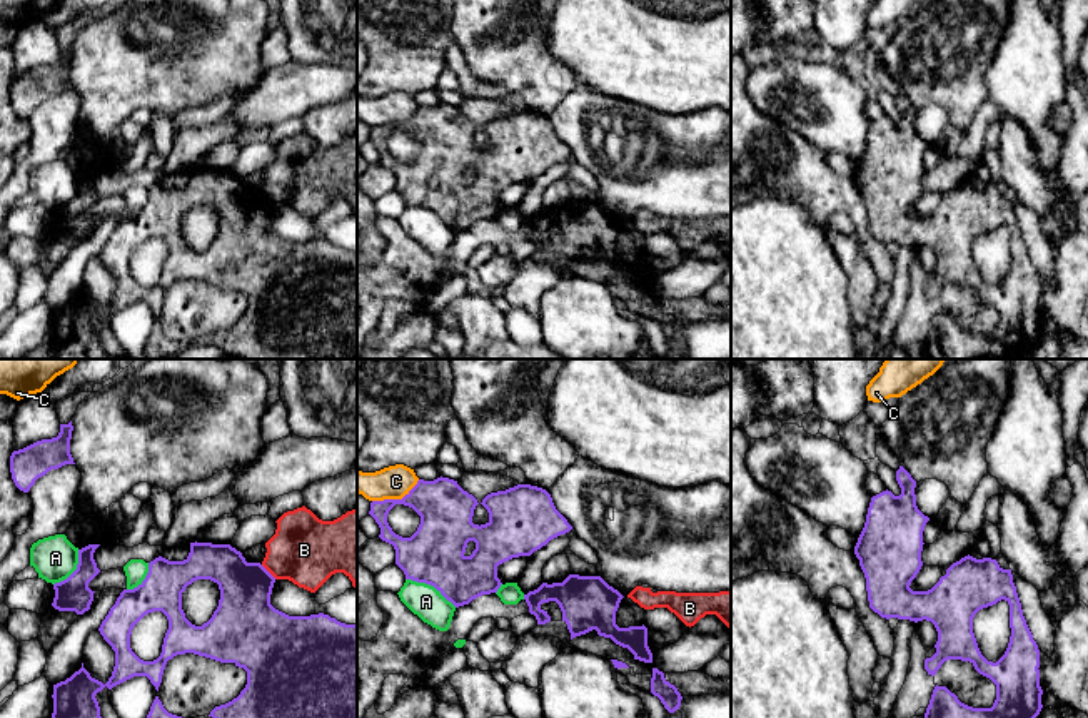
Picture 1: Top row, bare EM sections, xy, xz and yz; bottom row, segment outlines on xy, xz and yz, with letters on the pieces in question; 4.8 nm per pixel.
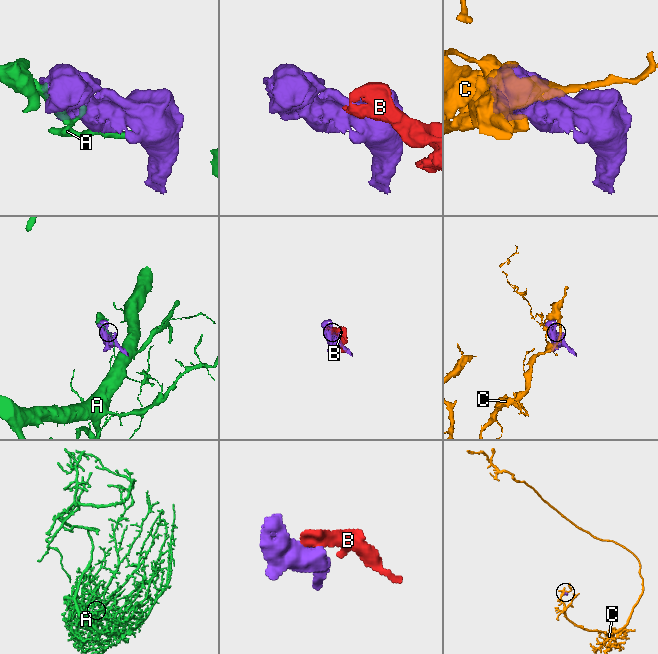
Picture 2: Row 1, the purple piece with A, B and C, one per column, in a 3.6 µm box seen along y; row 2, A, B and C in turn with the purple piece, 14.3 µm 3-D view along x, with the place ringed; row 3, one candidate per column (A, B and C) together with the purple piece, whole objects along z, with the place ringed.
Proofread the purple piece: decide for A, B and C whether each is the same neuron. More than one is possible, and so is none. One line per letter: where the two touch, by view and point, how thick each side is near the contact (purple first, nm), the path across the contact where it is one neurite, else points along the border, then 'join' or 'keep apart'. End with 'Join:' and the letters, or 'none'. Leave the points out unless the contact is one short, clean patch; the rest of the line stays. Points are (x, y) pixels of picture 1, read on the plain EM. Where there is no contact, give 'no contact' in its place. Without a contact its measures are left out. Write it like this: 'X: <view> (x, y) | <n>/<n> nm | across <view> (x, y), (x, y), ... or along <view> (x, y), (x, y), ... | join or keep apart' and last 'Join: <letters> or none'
A: xz (431, 211) | 280/160 nm | keep apart
B: xy (267, 197) | 280/320 nm | along xy (261, 191), (276, 204) | keep apart
C: xz (396, 126) | 260/160 nm | keep apart
Join: none

